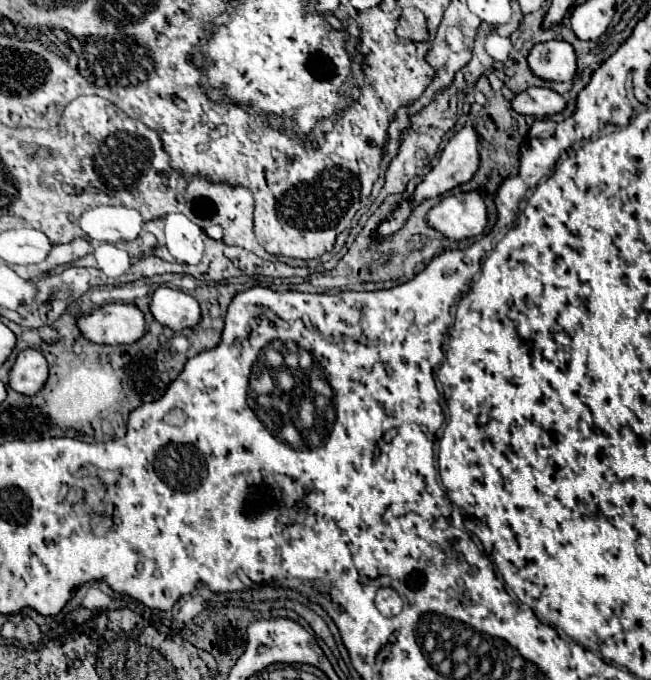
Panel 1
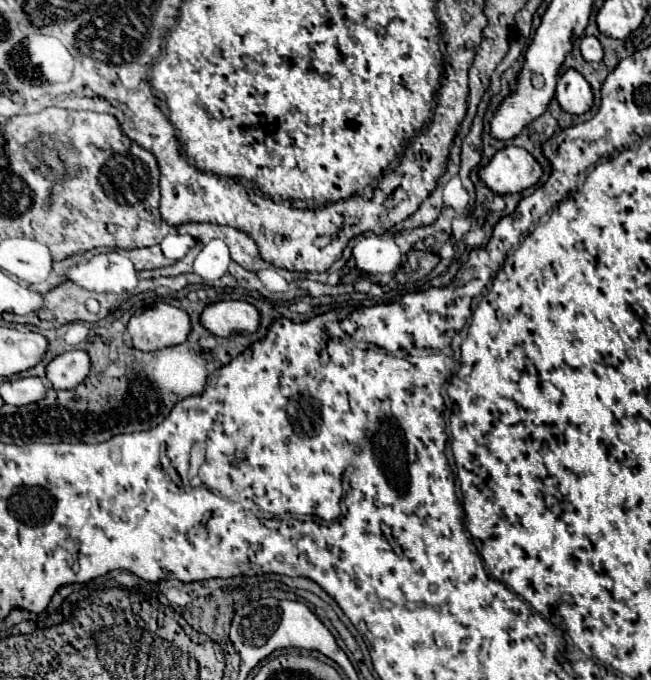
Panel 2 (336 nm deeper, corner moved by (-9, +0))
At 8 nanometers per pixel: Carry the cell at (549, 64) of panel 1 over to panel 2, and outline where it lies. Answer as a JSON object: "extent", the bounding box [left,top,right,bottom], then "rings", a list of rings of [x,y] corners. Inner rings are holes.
{"extent":[582,36,604,62],"rings":[[[584,36],[582,38],[582,56],[588,62],[600,62],[602,60],[604,50],[602,50],[602,44],[598,42],[596,36]]]}

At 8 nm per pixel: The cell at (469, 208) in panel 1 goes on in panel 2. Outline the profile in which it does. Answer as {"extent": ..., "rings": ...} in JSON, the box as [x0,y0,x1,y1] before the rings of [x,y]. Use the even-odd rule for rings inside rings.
{"extent":[480,146,542,194],"rings":[[[506,146],[480,170],[482,182],[498,194],[516,194],[542,178],[542,166],[520,146]]]}

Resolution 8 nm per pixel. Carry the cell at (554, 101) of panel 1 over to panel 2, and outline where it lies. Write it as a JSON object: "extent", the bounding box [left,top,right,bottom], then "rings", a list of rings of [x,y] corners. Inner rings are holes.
{"extent":[556,70,592,114],"rings":[[[566,70],[558,78],[556,100],[568,114],[584,114],[592,106],[592,88],[578,70]]]}

